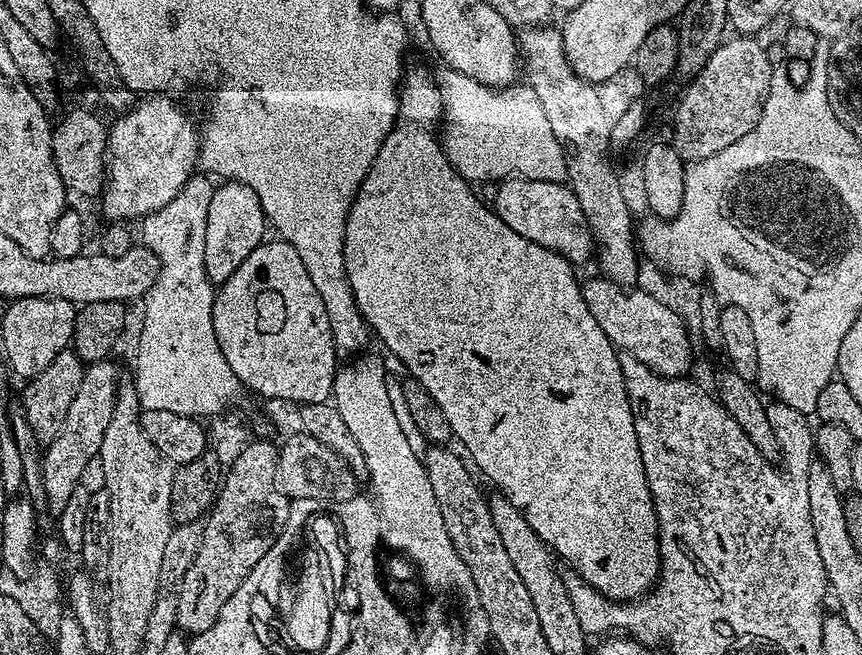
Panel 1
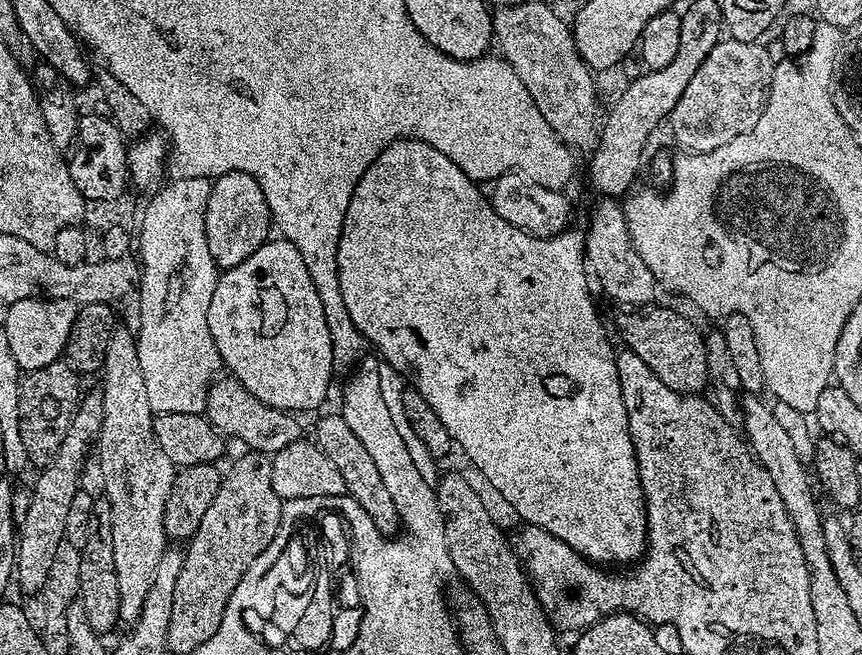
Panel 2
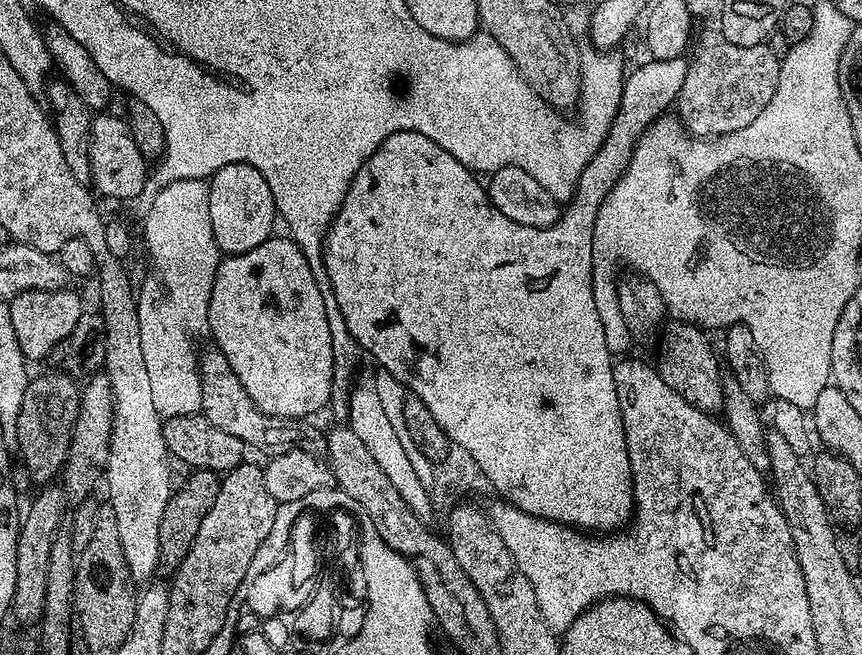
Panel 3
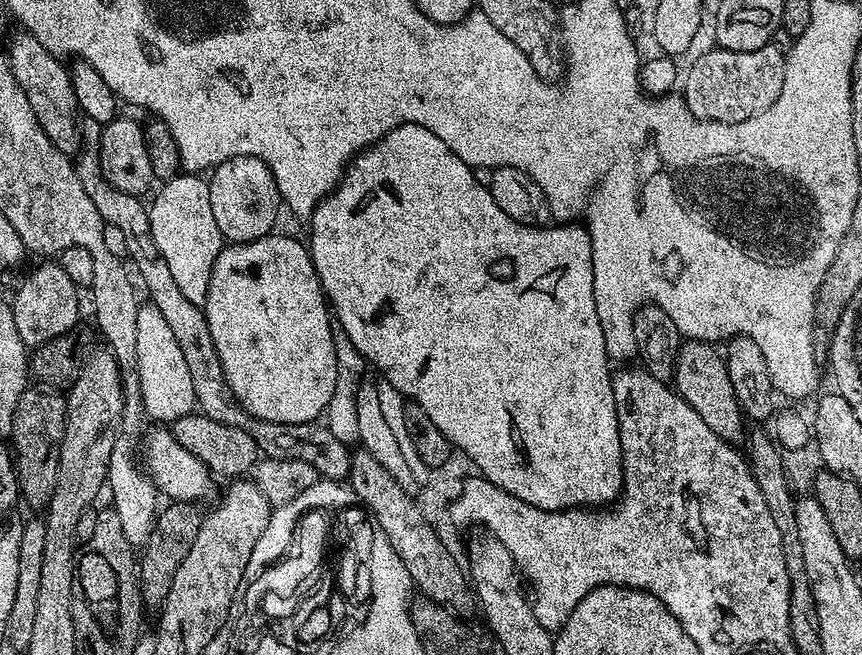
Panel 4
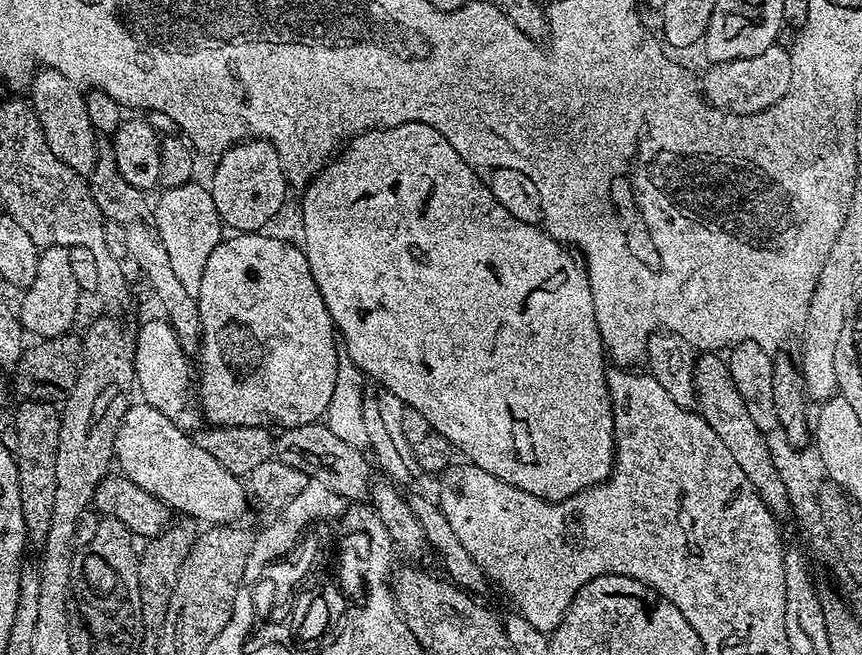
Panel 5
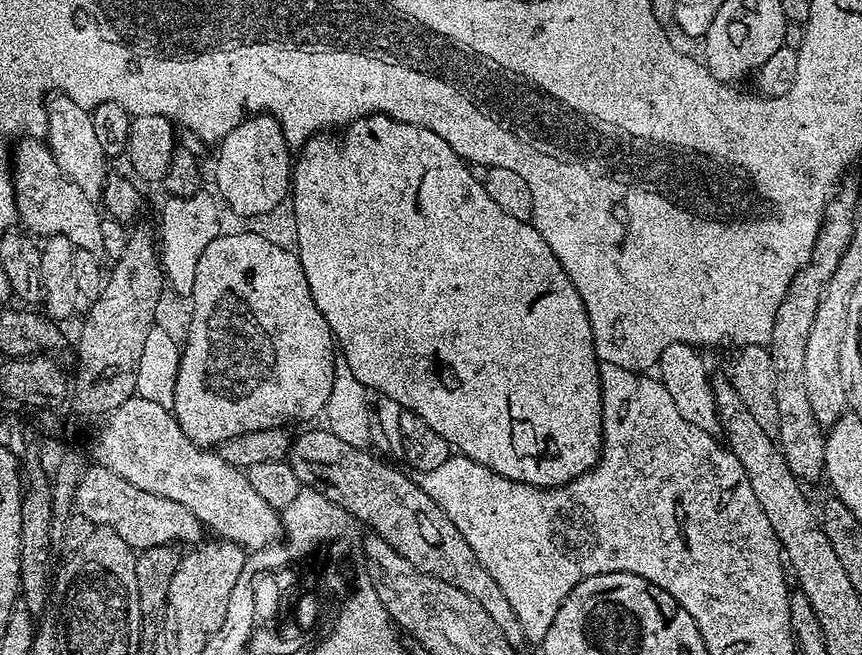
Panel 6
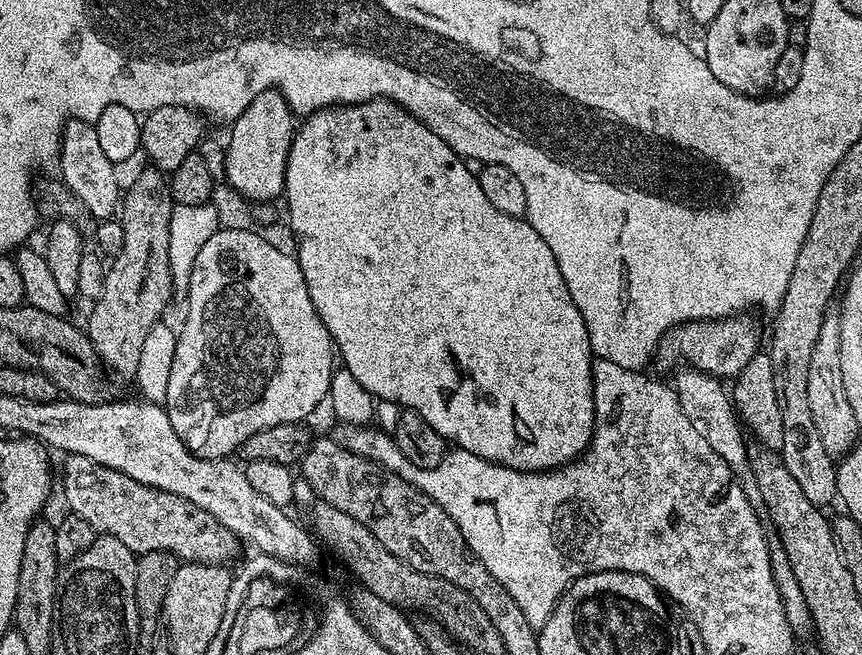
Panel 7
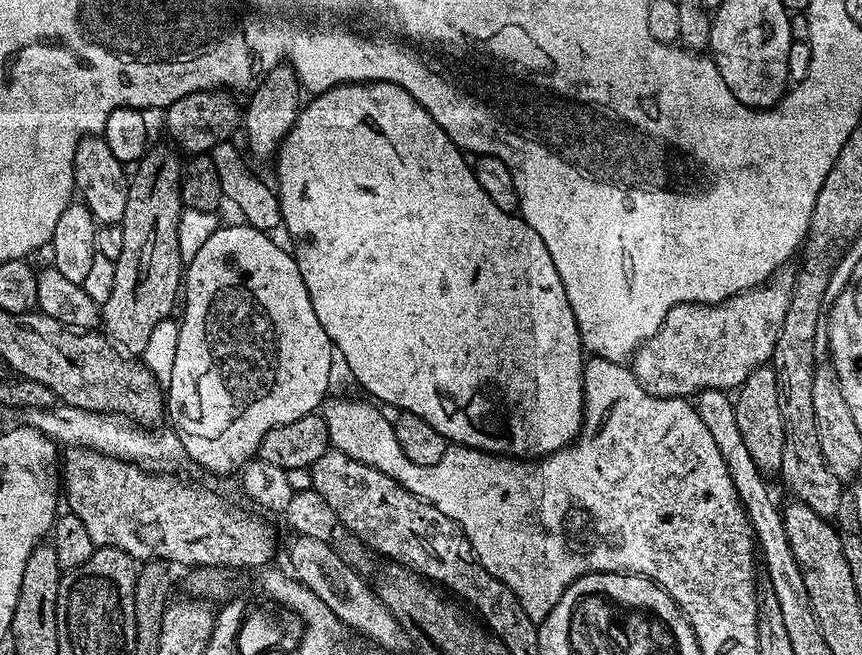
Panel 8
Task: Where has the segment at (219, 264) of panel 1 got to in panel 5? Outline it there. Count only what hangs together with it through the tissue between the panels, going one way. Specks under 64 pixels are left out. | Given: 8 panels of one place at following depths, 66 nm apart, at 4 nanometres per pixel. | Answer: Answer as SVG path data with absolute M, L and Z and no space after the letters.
M246 140L219 153L210 191L225 229L236 234L260 232L284 208L290 185L282 170L278 150L269 140Z

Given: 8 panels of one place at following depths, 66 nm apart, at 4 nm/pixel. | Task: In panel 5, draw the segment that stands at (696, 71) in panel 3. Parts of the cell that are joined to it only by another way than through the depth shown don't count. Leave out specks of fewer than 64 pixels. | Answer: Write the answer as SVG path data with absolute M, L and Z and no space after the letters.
M772 44L753 58L709 65L701 77L700 85L704 98L713 107L723 108L736 115L748 115L766 110L782 99L786 90L790 90L791 77L791 51Z

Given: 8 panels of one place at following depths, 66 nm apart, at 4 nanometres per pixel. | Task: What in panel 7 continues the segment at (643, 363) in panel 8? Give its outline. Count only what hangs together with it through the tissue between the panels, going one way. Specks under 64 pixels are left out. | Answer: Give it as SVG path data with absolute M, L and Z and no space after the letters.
M737 314L719 320L691 320L672 329L662 341L662 356L676 360L681 356L691 367L708 372L711 376L734 378L761 351L760 336L750 321Z

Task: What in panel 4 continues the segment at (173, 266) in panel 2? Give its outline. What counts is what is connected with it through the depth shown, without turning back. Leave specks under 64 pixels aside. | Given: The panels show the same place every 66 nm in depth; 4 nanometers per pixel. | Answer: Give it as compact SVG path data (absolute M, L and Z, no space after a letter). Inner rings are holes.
M181 174L173 180L163 181L160 193L150 201L148 208L154 242L166 260L172 264L210 264L218 258L226 241L214 222L214 209L210 207L210 186L200 174ZM141 306L138 310L138 362L136 373L140 379L140 400L143 411L161 425L171 425L172 421L183 416L193 415L197 411L197 402L189 367L185 355L178 346L178 339L169 327L169 323L153 306Z

